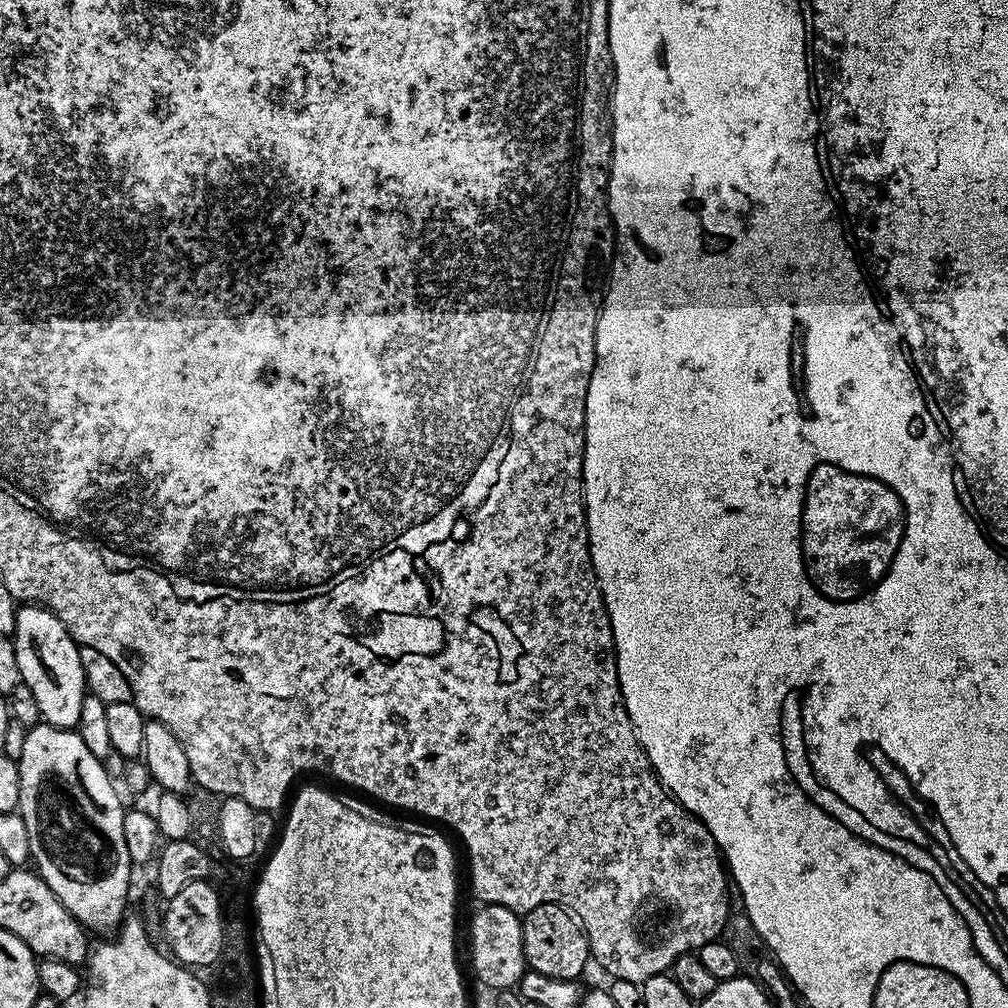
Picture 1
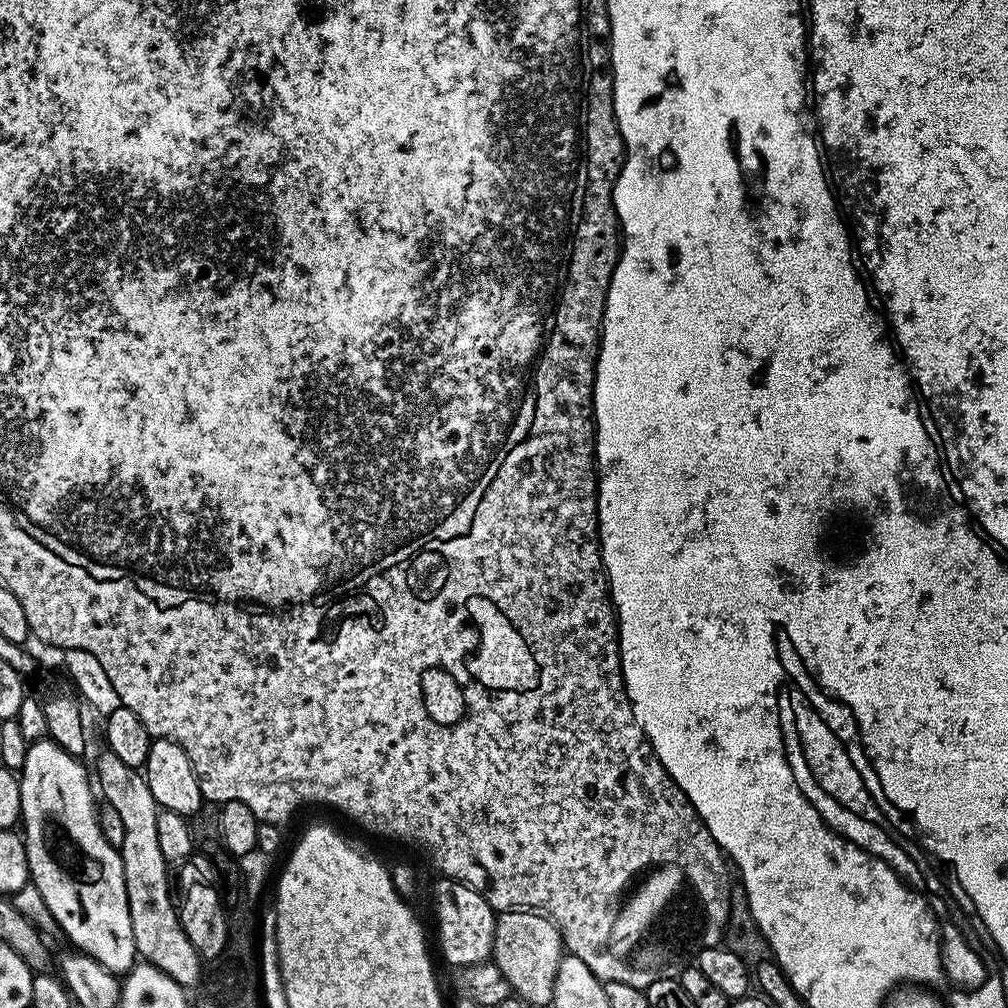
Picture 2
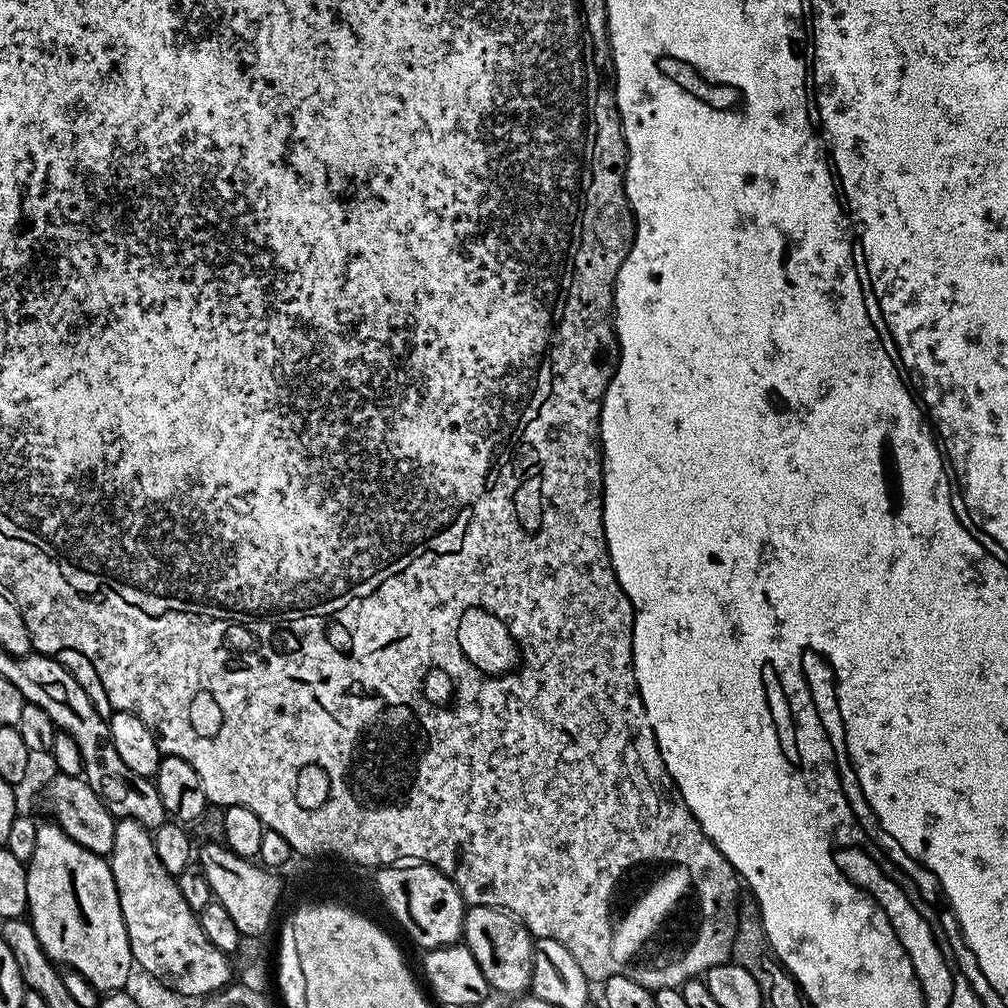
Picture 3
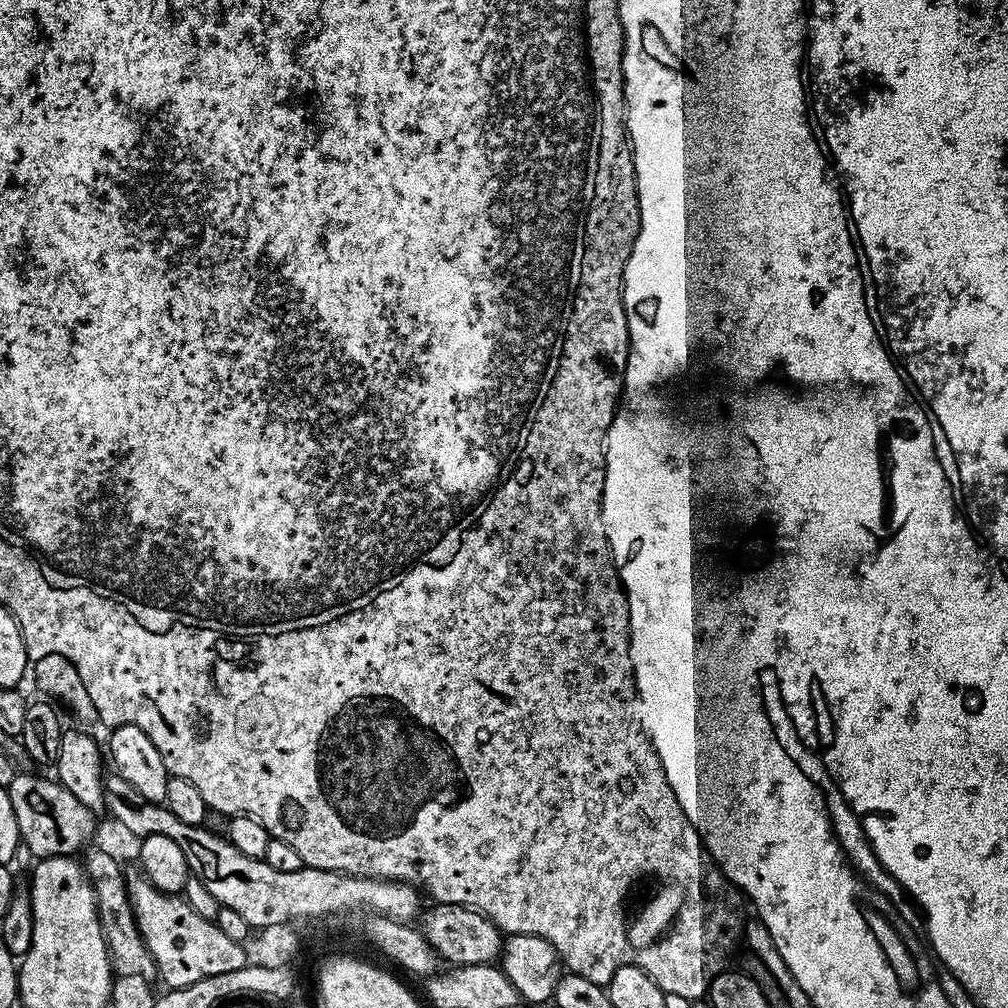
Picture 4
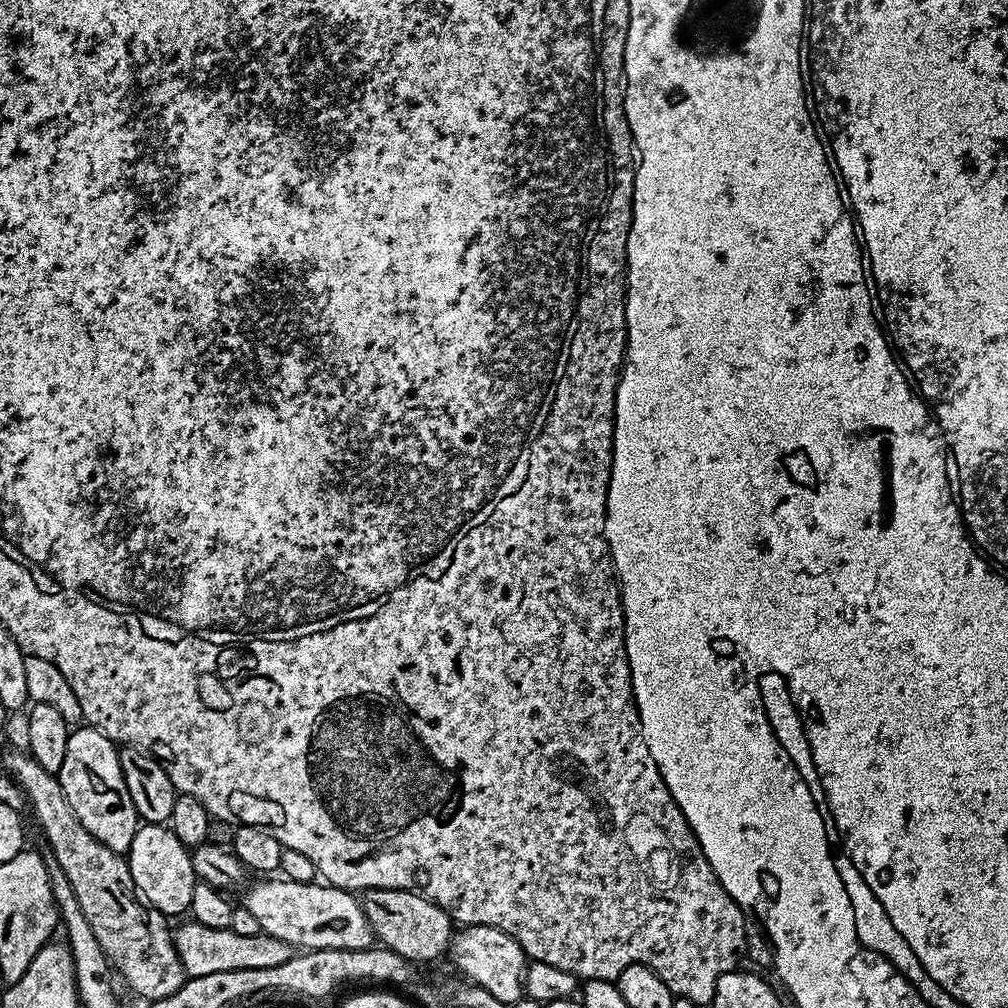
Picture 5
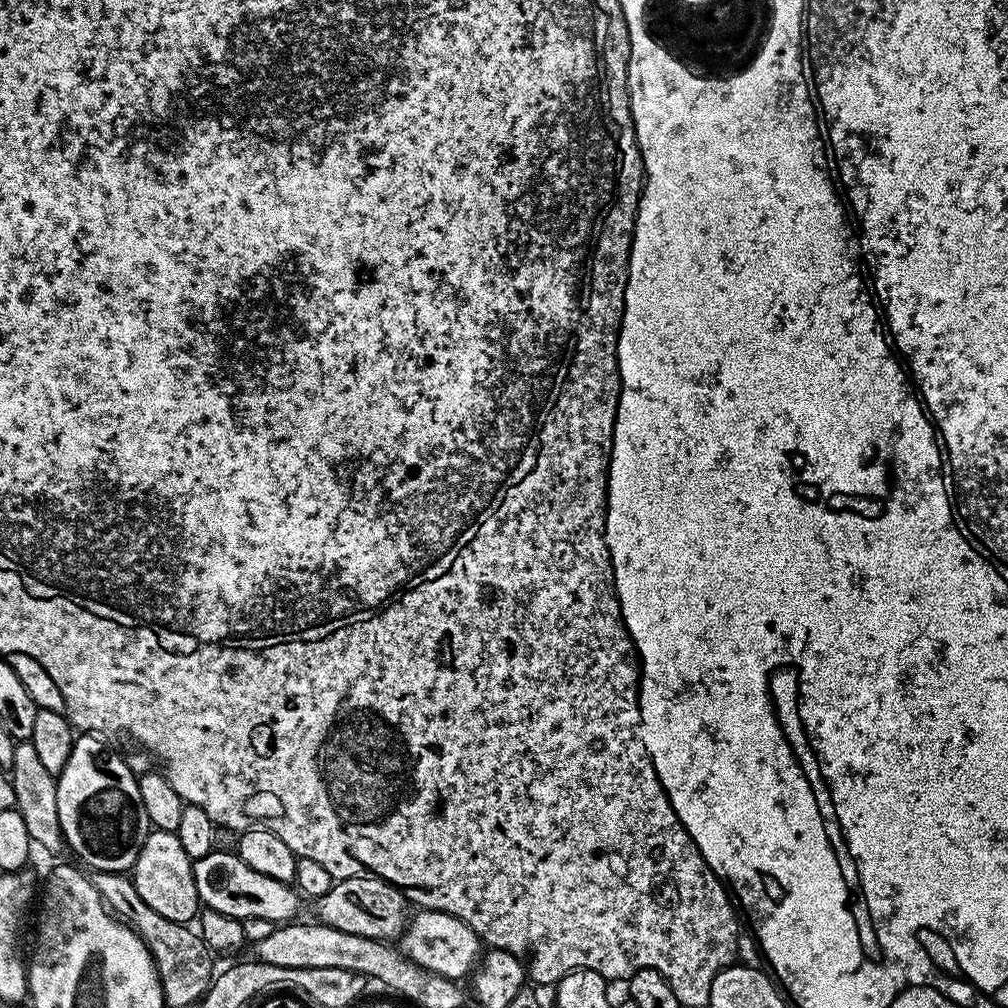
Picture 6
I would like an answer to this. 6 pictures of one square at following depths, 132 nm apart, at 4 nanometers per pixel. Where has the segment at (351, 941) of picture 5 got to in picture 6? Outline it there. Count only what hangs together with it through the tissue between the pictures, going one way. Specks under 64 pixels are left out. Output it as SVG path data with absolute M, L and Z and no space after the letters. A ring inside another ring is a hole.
M213 850L206 854L206 858L198 858L192 862L194 886L198 886L198 898L204 908L226 914L241 922L246 918L292 922L299 917L296 915L300 912L301 897L295 887L274 878L266 878L266 874L258 874L258 870L250 870L250 866L246 866L246 862L235 851L220 851Z

